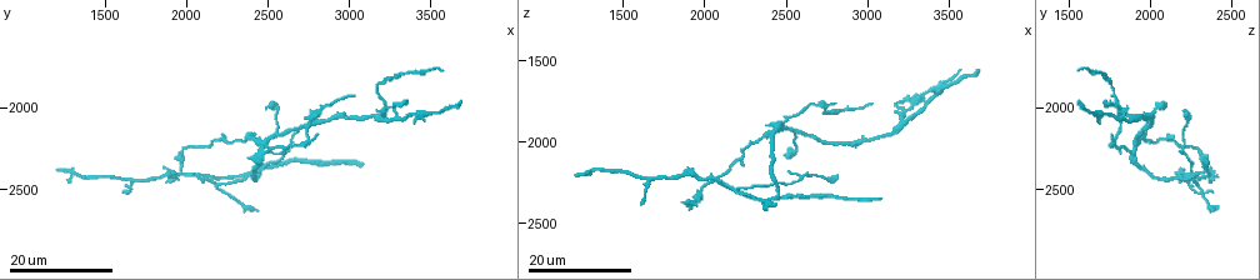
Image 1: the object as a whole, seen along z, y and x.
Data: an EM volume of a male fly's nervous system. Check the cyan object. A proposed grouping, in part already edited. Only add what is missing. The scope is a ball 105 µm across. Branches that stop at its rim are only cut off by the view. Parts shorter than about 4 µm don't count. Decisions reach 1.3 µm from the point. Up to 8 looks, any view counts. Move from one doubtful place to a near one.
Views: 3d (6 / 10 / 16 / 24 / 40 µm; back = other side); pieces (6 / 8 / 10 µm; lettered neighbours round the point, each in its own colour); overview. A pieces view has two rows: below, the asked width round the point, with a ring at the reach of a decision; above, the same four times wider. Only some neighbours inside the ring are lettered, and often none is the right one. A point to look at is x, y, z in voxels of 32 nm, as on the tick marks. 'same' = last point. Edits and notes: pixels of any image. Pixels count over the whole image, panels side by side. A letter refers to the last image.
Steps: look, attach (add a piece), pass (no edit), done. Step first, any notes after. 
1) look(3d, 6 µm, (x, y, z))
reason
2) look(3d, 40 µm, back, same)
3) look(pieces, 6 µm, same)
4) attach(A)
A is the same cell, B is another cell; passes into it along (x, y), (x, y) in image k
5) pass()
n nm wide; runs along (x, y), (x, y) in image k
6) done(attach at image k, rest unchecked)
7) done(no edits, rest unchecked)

look(3d, 24 µm, (3400, 2080, 1700))
branch stops here

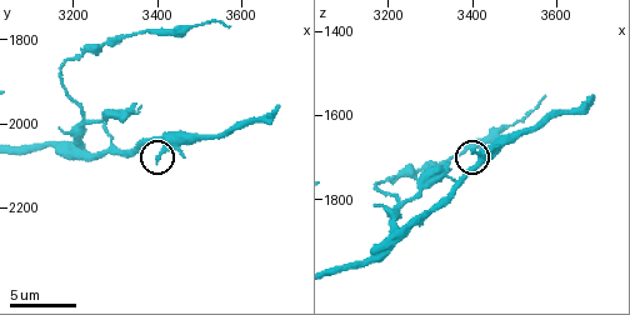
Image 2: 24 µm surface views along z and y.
look(3d, 10 µm, (3405, 2085, 1685))

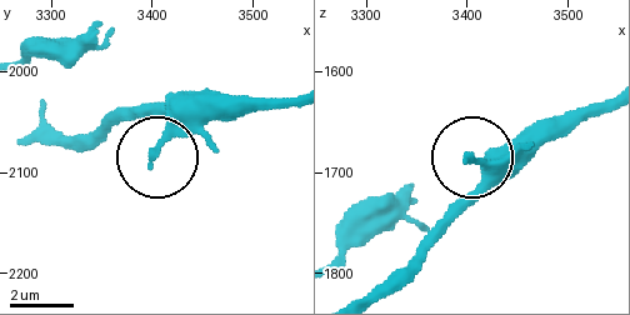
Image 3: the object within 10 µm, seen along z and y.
look(pieces, 8 µm, (3398, 2092, 1688))
see the neighbours

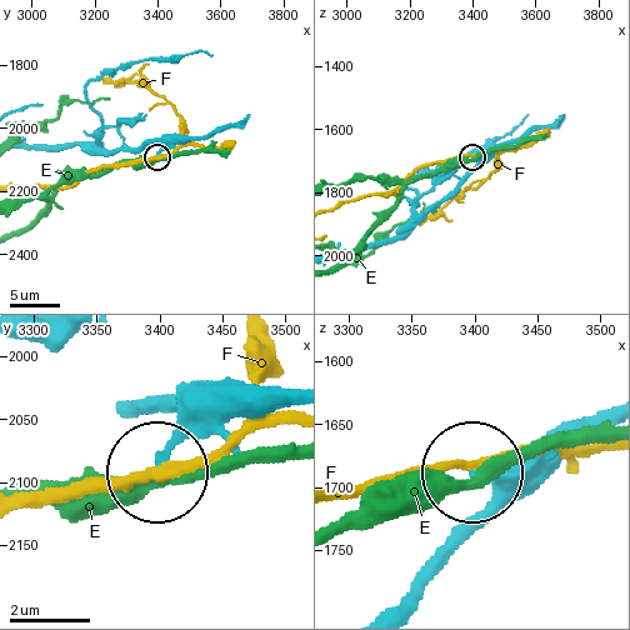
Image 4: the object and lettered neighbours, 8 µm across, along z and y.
pass()
210 nm wide; E and F are other cells; runs along (394, 605), (491, 495), (478, 475) in image 4; no lettered piece goes on from it

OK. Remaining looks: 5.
look(3d, 10 µm, (3570, 1765, 1555))
an open end

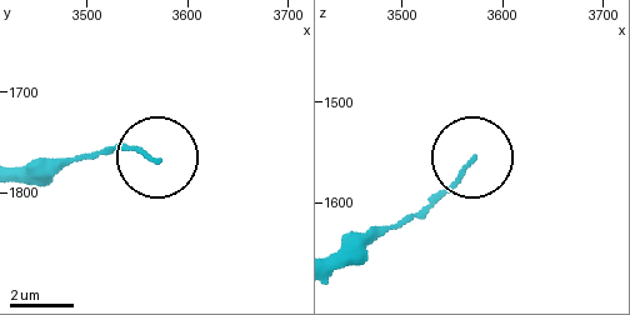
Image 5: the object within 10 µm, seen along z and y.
look(pieces, 8 µm, (3568, 1768, 1558))

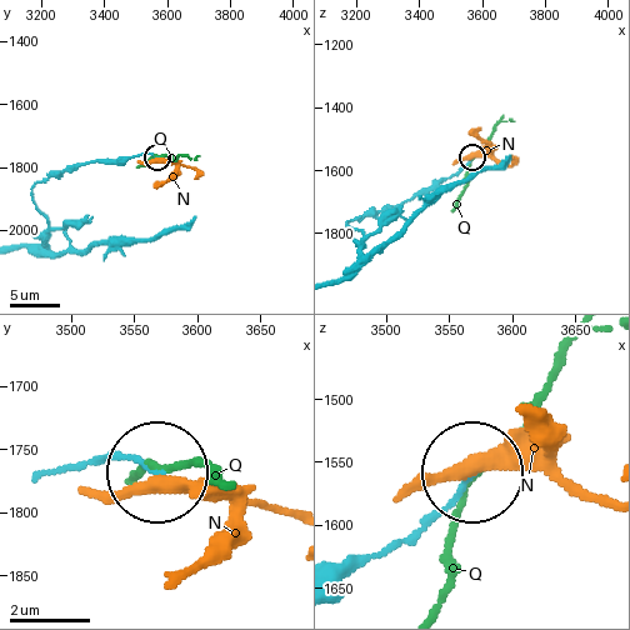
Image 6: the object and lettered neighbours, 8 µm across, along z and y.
pass()
N and Q are other cells; runs along (341, 588), (411, 538), (469, 470) in image 6; none of them fits

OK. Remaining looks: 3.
look(3d, 24 µm, (2780, 2180, 1760))
free end

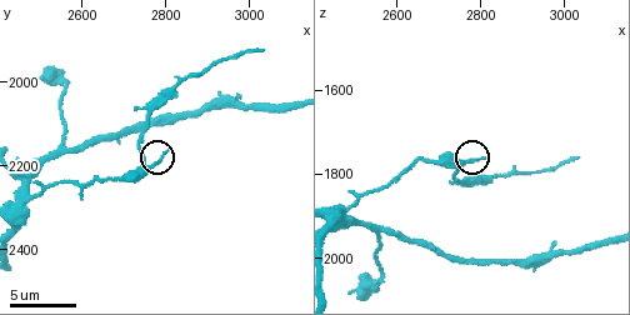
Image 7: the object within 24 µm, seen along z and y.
look(3d, 6 µm, (2810, 2165, 1765))

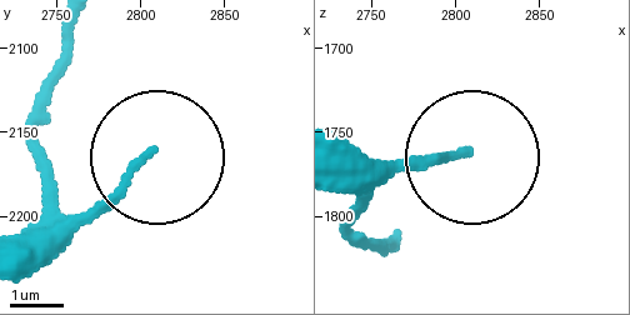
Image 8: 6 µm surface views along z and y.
look(pieces, 8 µm, (2802, 2166, 1762))

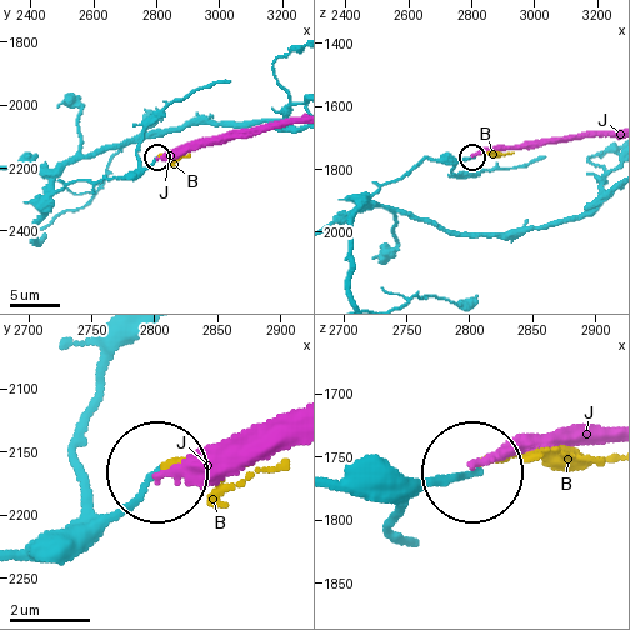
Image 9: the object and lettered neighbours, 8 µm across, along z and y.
pass()
B and J are other cells; runs along (24, 548), (94, 534), (151, 480) in image 9; no lettered piece goes on from it

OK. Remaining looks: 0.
done(no edits, rest unchecked)

